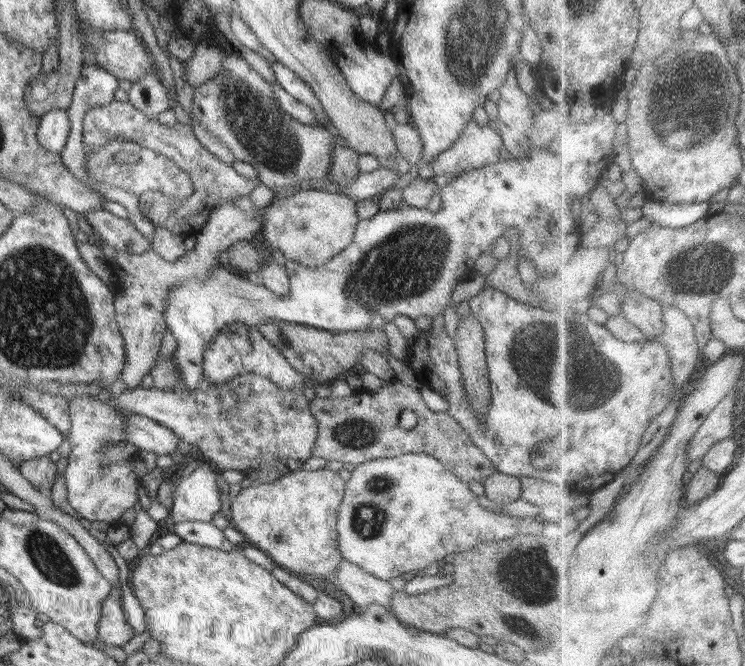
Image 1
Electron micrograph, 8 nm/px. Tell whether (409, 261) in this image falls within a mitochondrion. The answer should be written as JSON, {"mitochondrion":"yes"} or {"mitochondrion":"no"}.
{"mitochondrion":"yes"}

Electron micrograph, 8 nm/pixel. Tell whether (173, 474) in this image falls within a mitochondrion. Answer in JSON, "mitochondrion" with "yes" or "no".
{"mitochondrion":"no"}

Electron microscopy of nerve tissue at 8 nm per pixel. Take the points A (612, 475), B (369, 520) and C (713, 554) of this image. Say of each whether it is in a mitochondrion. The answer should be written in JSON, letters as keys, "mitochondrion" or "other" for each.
{"A":"other","B":"mitochondrion","C":"other"}

